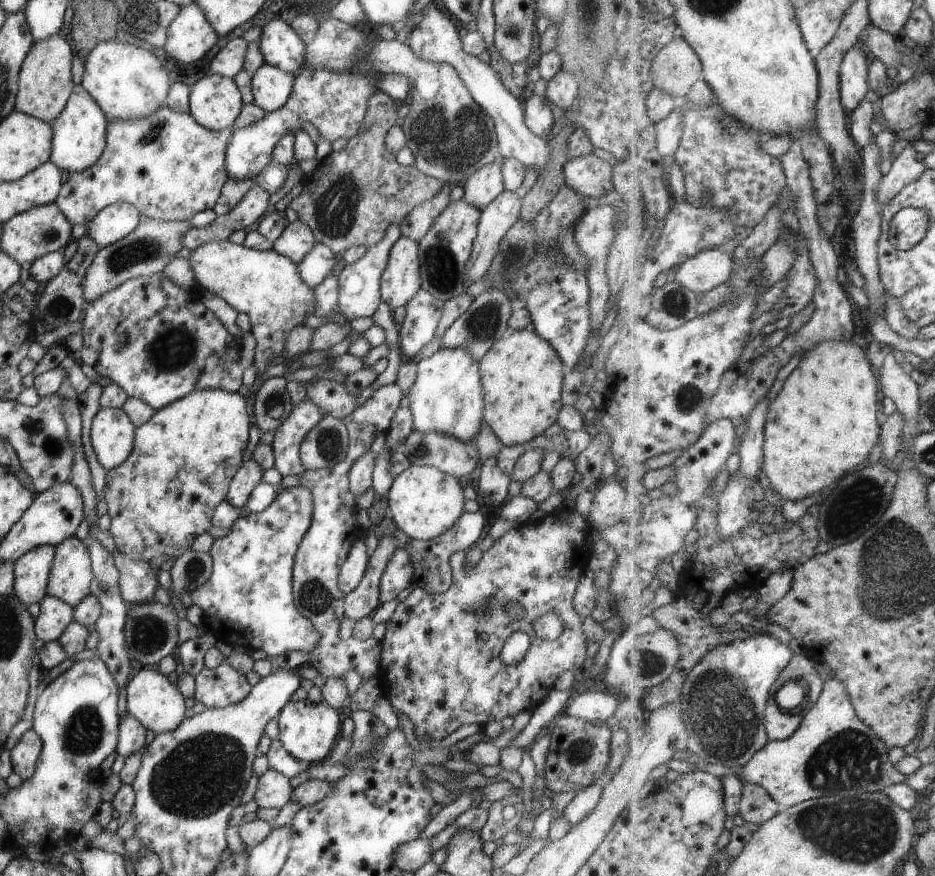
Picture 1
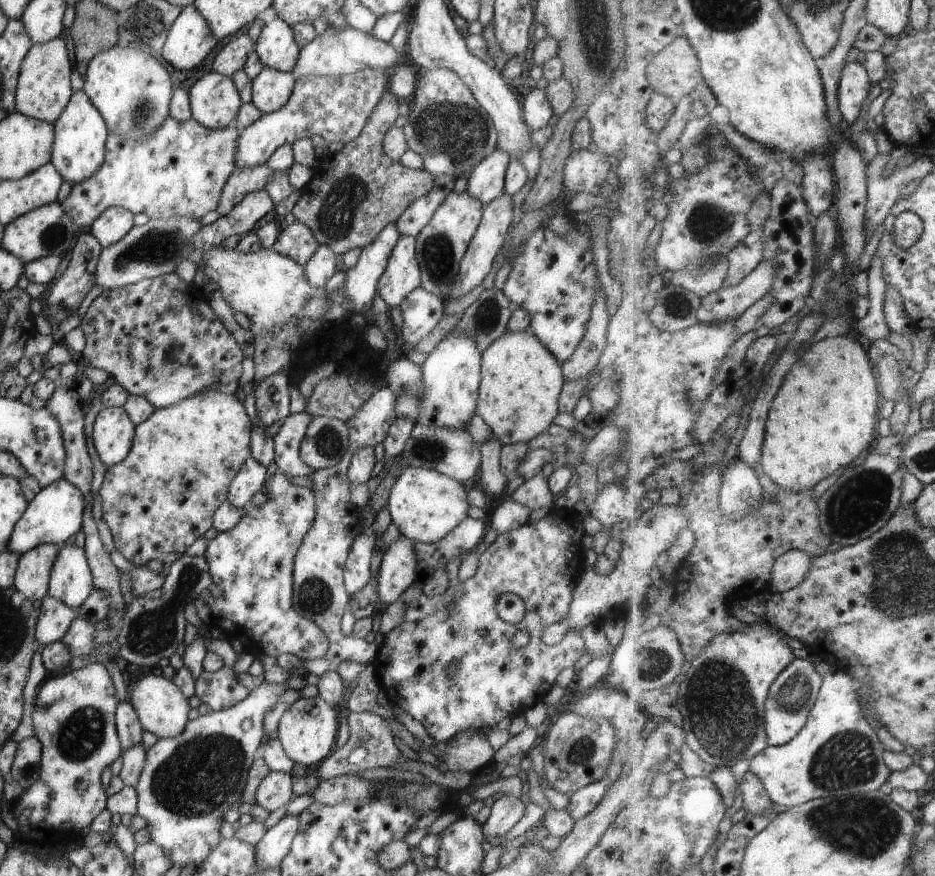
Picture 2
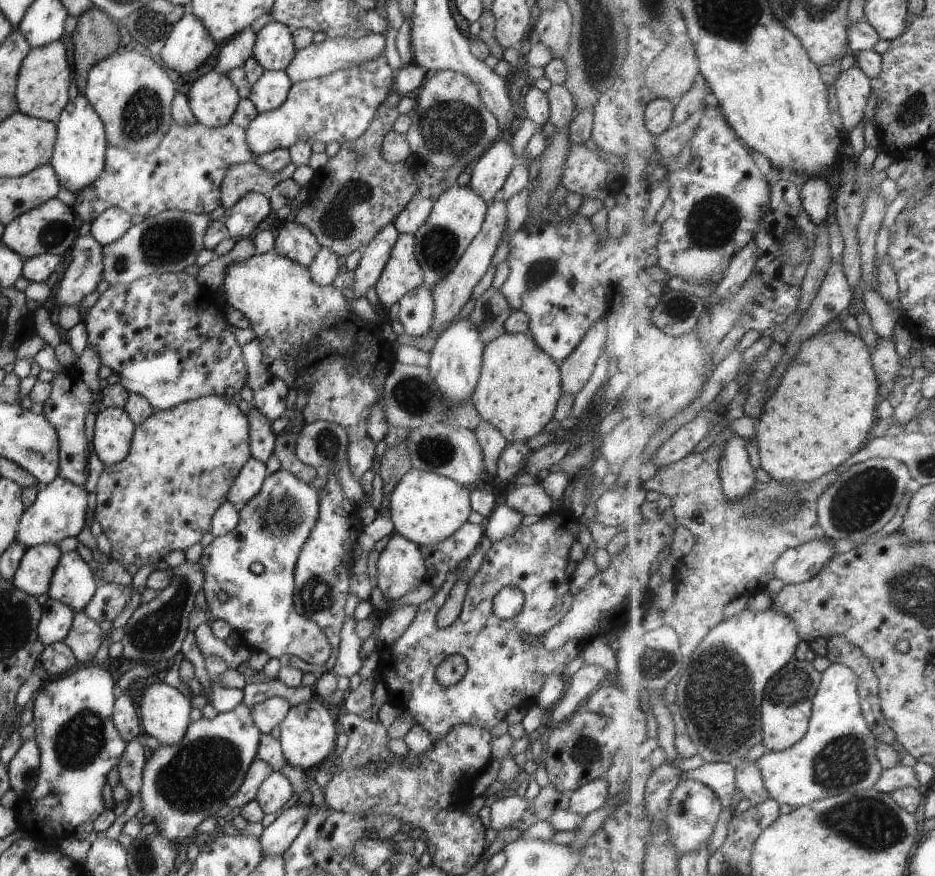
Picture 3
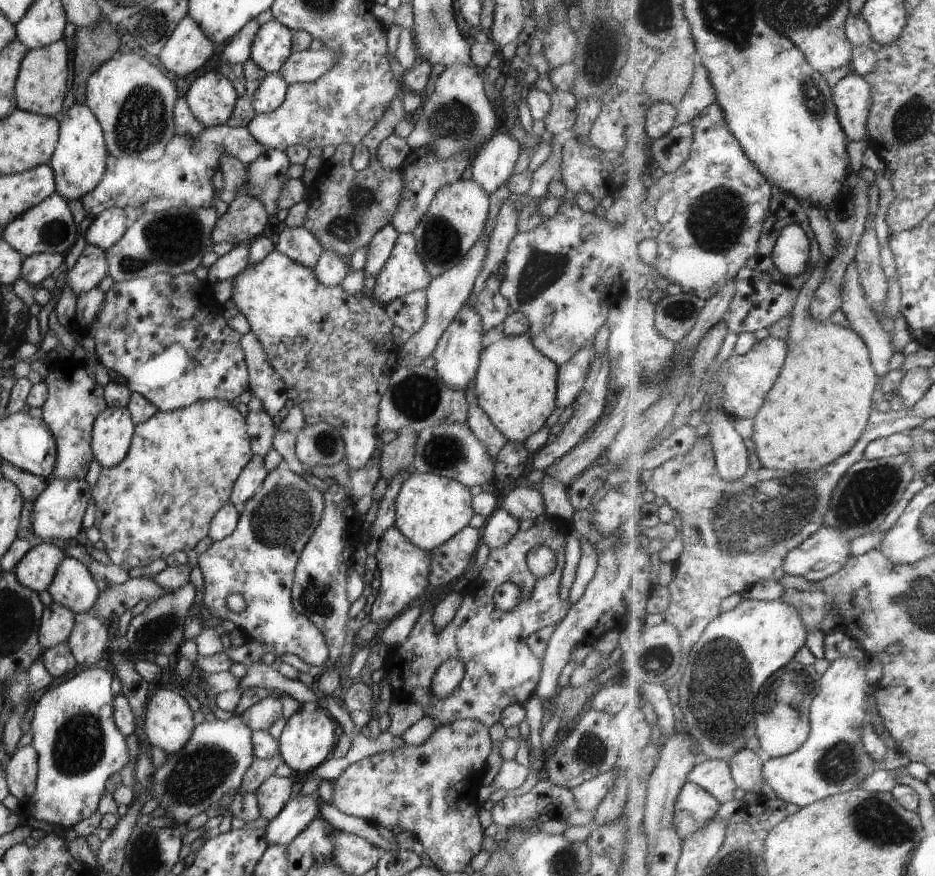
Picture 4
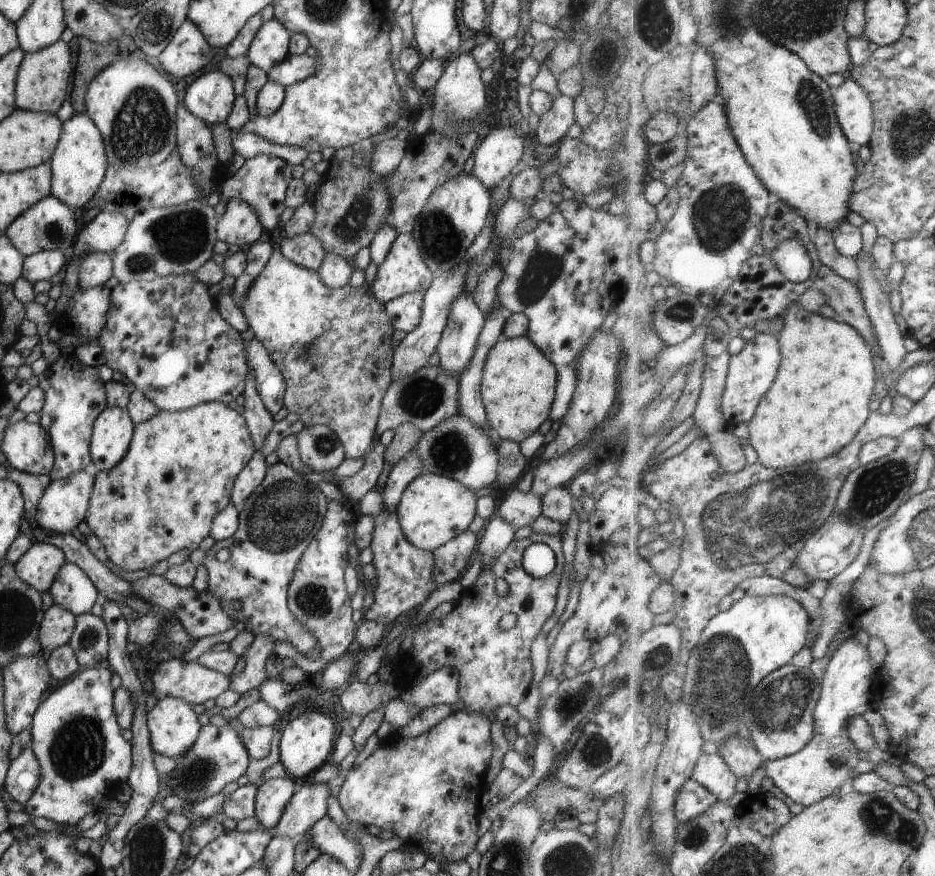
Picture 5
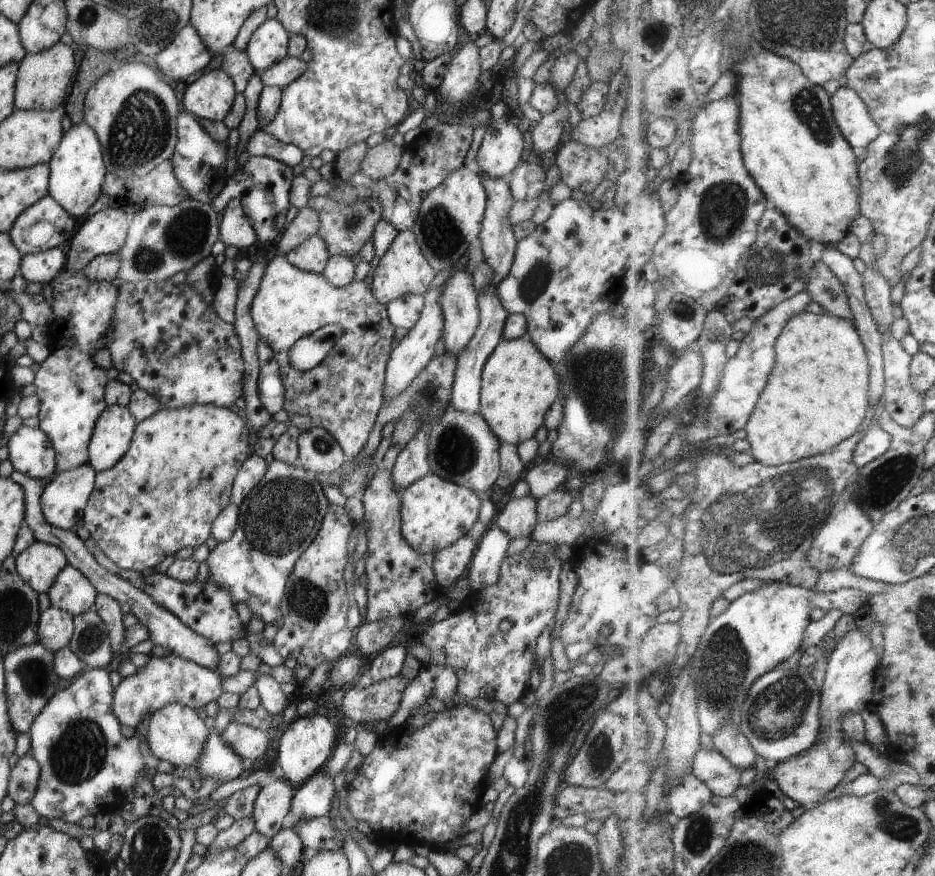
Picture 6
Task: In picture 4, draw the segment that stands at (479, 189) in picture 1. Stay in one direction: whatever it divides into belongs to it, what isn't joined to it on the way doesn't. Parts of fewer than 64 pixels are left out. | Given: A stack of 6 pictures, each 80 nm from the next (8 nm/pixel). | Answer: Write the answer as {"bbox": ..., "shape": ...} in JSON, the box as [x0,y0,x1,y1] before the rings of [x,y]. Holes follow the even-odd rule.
{"bbox":[472,133,520,194],"shape":[[[508,133],[492,134],[472,155],[472,180],[487,194],[507,181],[519,156],[520,145]]]}

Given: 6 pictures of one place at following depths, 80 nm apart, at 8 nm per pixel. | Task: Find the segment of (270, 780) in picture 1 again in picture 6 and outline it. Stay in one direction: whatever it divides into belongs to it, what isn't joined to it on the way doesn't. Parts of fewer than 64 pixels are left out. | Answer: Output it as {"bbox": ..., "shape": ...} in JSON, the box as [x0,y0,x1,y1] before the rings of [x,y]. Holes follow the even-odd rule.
{"bbox":[250,775,293,839],"shape":[[[277,775],[275,782],[263,786],[257,792],[250,816],[253,818],[254,831],[271,839],[282,828],[282,821],[293,797],[290,784],[287,778]]]}

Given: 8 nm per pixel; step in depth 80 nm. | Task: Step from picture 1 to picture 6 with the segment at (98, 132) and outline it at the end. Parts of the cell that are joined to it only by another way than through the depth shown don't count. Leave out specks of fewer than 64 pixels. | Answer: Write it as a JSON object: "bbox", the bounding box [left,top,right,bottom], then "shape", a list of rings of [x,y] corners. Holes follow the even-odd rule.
{"bbox":[48,121,106,221],"shape":[[[84,121],[71,124],[63,133],[51,159],[48,161],[48,196],[51,196],[63,210],[82,221],[87,209],[100,196],[101,184],[106,172],[101,146],[95,132]]]}

